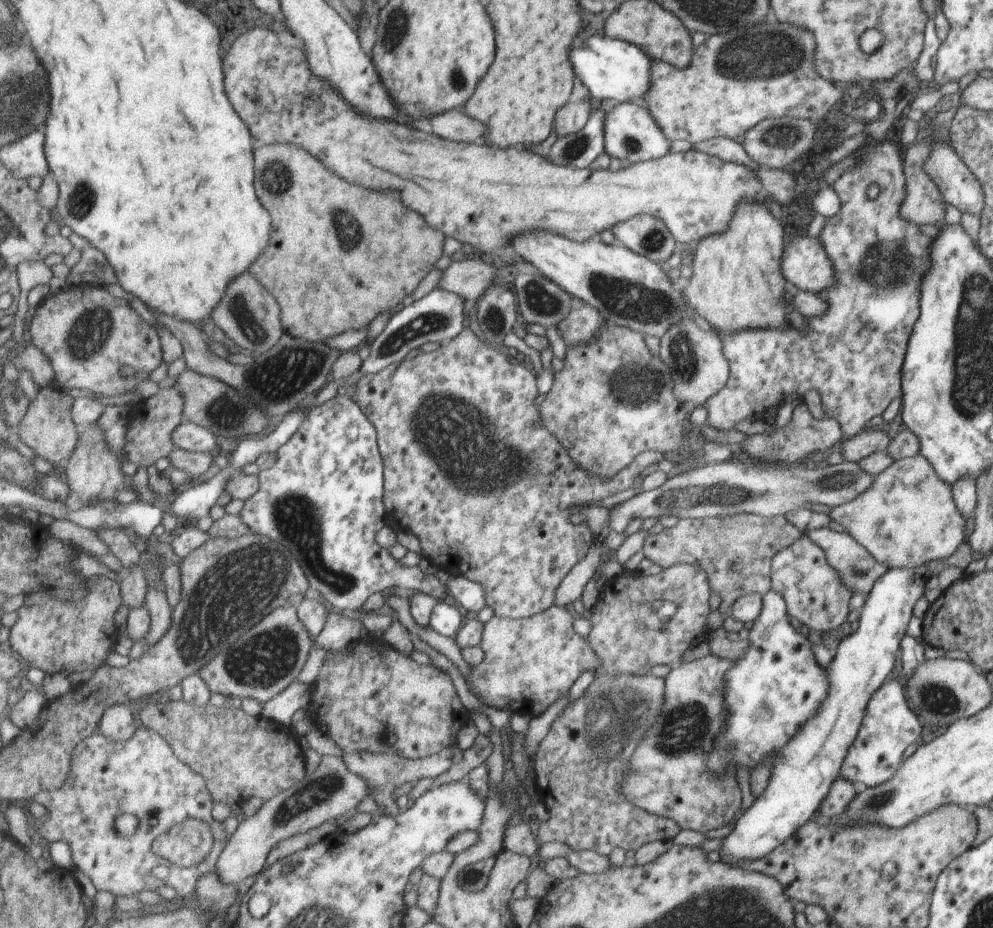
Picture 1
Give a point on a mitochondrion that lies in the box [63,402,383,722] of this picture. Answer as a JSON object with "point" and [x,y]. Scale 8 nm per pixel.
{"point":[248,581]}

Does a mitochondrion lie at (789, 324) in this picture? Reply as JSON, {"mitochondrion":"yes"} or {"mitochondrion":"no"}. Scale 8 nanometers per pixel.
{"mitochondrion":"no"}

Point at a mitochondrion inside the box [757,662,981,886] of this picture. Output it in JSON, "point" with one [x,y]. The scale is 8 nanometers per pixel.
{"point":[938,700]}

